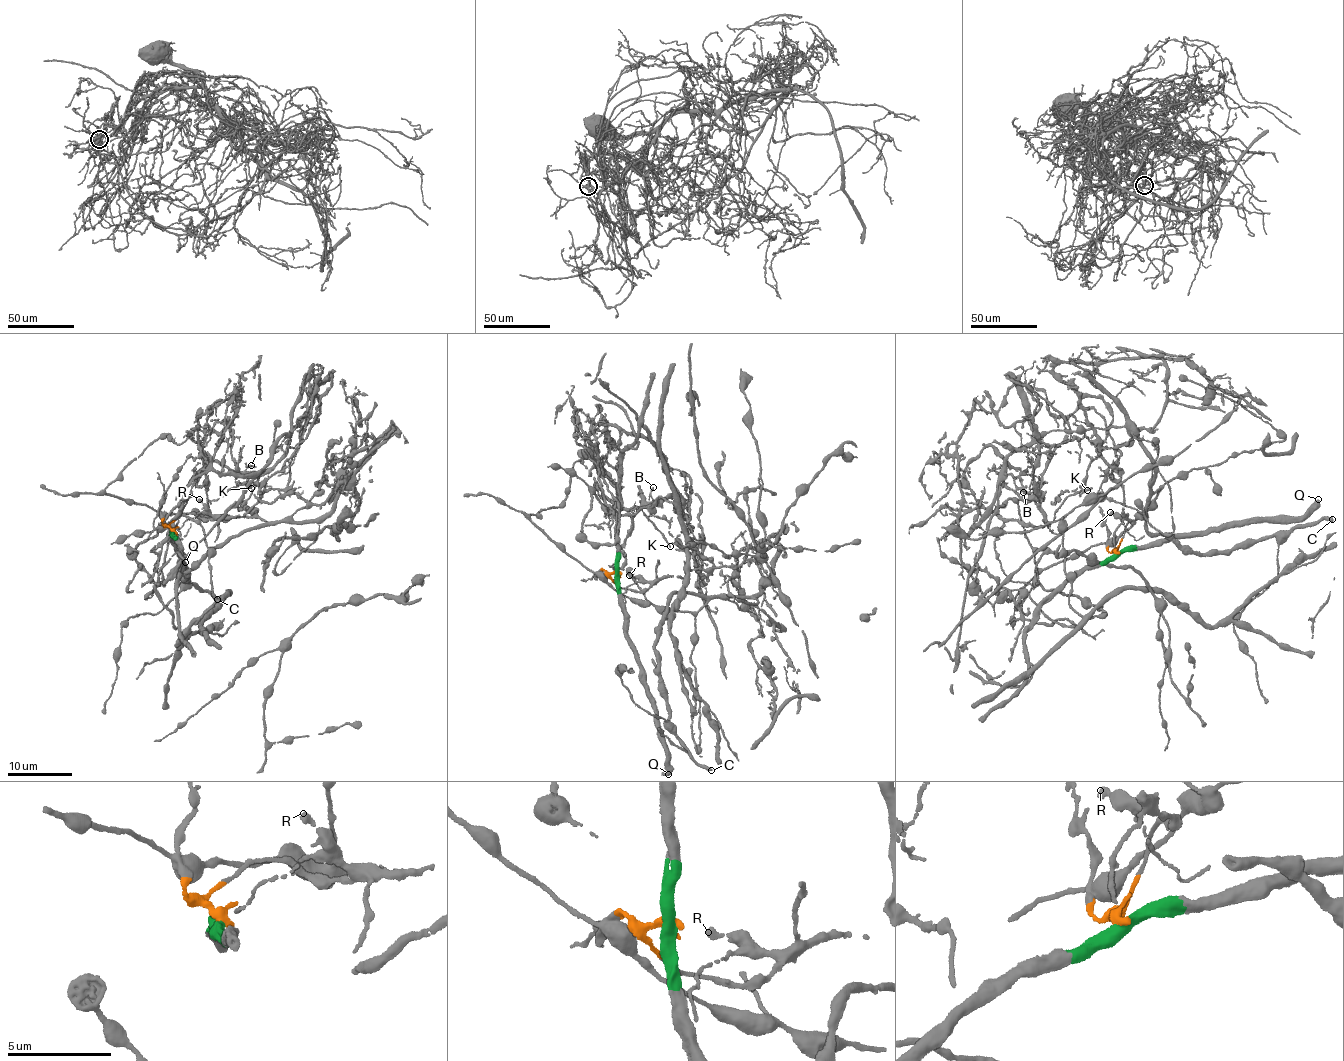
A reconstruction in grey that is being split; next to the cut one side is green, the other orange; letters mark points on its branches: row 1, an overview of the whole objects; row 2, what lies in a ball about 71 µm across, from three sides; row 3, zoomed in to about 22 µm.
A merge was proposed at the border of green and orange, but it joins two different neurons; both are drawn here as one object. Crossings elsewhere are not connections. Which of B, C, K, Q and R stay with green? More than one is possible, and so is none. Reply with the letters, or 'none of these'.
Q

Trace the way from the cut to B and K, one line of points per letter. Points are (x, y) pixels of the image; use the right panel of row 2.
B: (1117, 552), (1161, 489), (1137, 435), (1101, 449), (1117, 471), (1094, 409), (1052, 414), (1024, 386), (1024, 493)
K: (1117, 552), (1161, 489), (1137, 435), (1101, 449), (1118, 471), (1107, 436), (1074, 491), (1087, 490)

